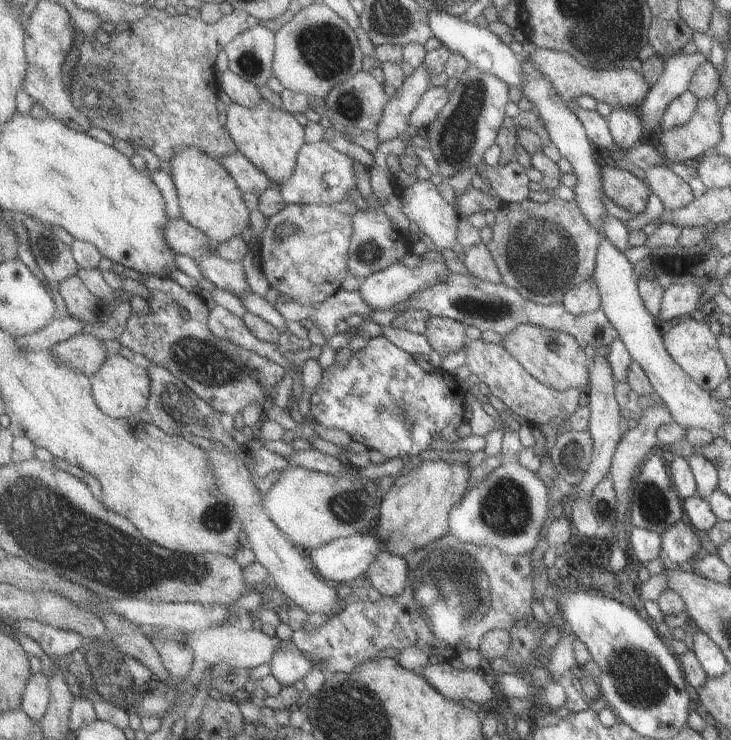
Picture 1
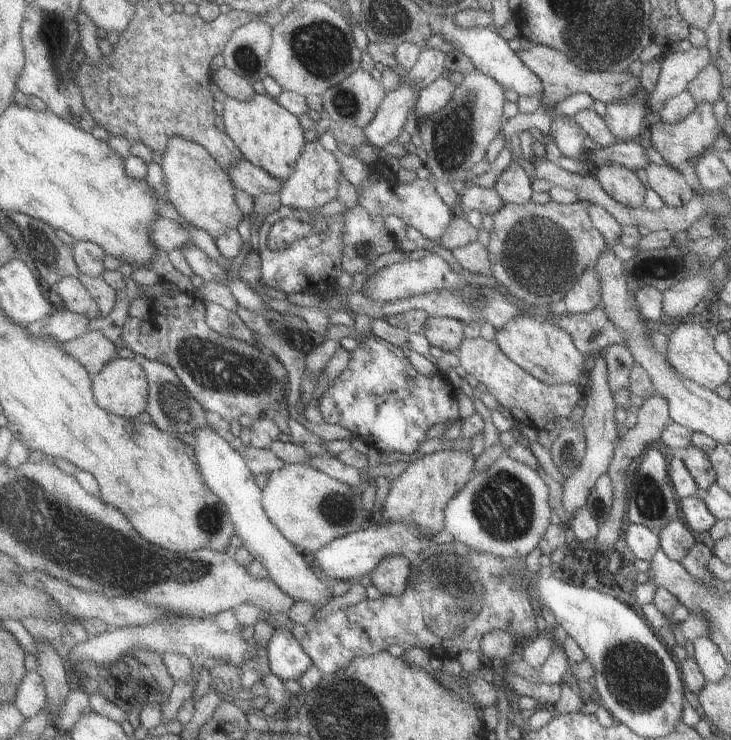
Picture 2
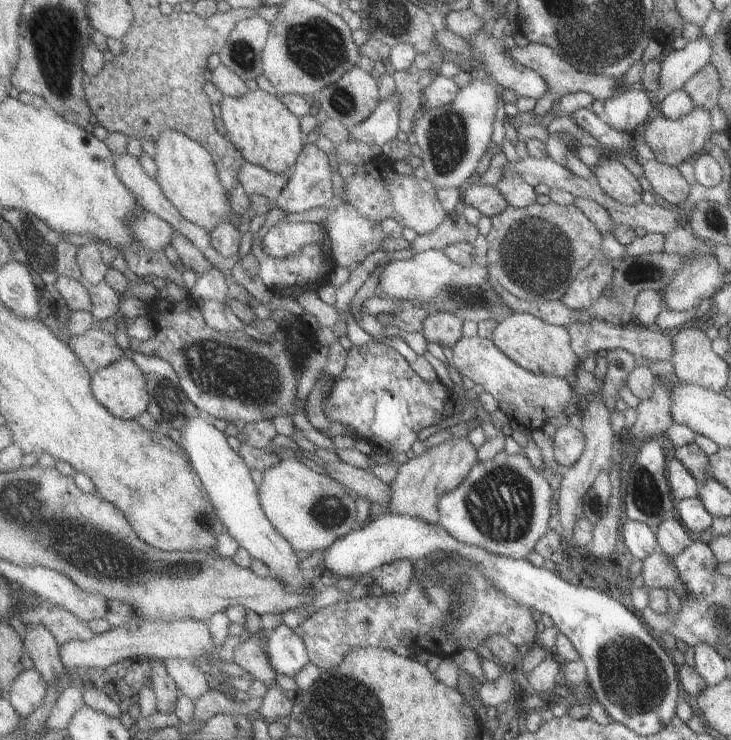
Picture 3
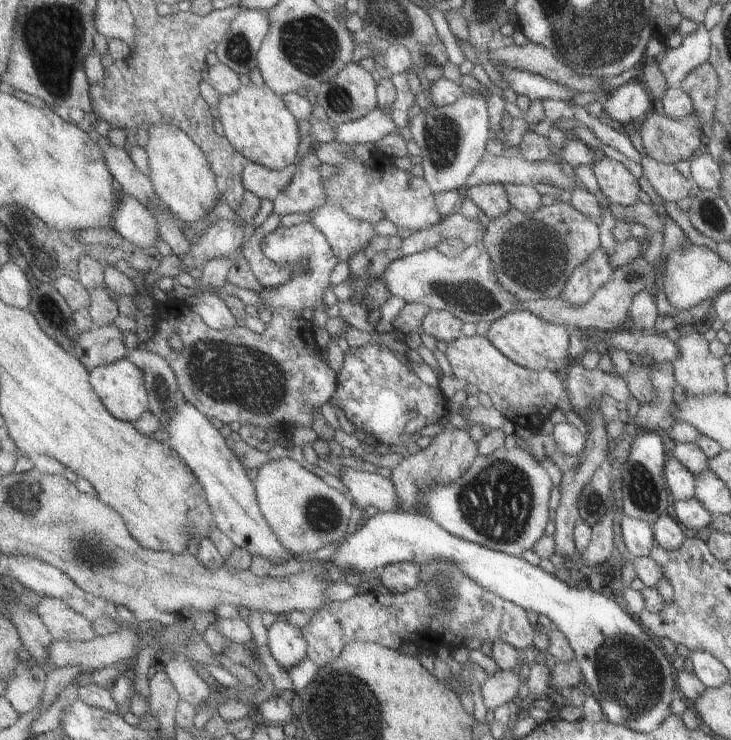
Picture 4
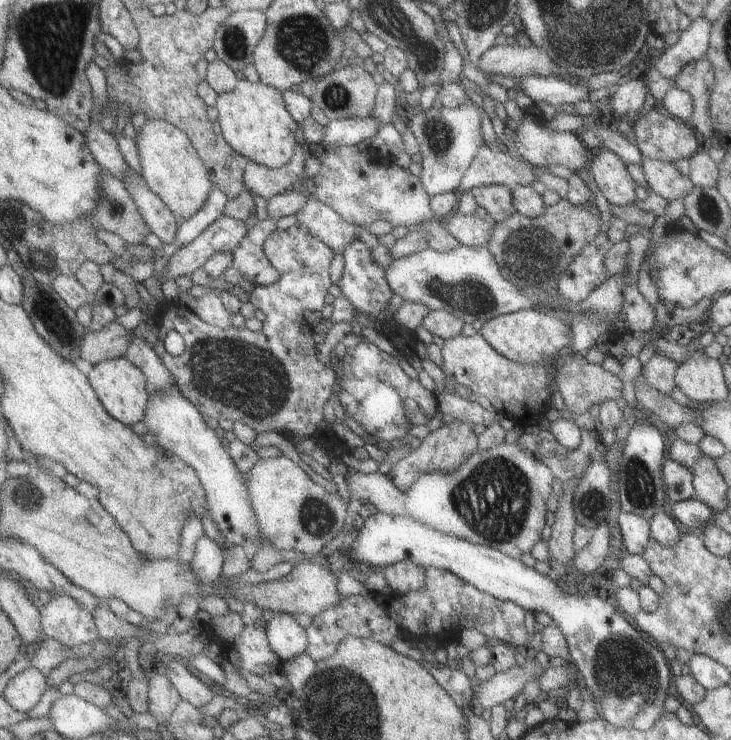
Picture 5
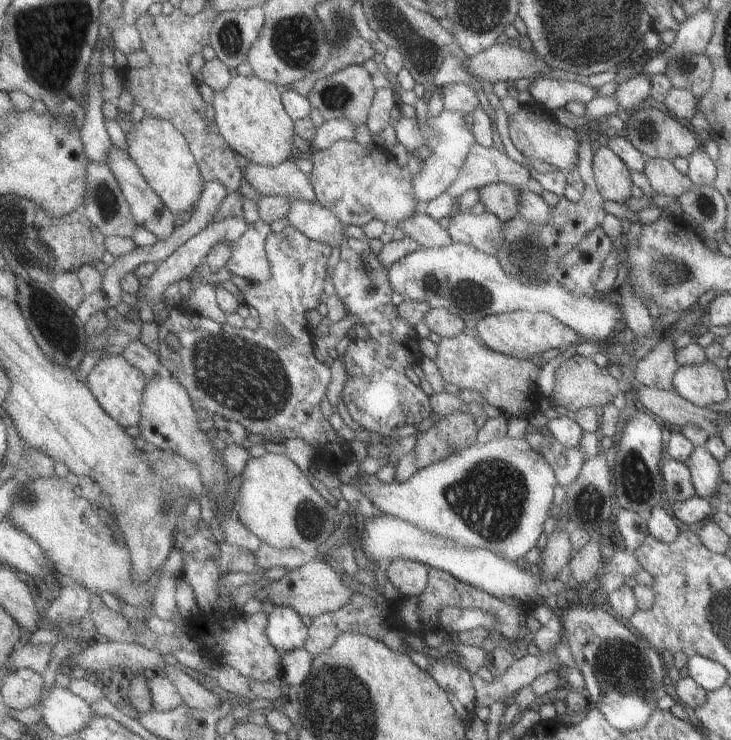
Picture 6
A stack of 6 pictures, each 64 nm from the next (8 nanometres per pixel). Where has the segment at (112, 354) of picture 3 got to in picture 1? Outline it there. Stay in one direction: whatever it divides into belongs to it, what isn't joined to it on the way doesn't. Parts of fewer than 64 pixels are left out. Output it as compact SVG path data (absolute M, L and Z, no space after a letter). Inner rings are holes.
M81 333L59 341L51 348L51 352L61 364L75 368L90 377L103 366L110 356L105 350L105 342L101 336Z

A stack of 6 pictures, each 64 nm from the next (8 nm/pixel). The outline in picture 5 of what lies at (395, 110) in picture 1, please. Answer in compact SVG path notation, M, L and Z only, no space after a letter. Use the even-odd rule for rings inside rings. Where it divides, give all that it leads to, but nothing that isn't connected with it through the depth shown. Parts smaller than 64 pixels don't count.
M373 116L369 118L348 118L329 120L325 125L325 138L322 145L327 150L336 144L355 145L370 140L385 124L379 124Z

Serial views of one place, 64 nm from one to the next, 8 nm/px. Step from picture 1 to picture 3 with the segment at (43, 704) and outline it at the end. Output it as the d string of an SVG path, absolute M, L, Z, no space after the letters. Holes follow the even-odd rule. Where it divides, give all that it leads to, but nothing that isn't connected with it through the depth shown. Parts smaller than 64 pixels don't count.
M33 666L31 669L25 669L25 672L11 684L9 692L3 696L11 701L22 717L26 718L43 704L47 689L47 682Z

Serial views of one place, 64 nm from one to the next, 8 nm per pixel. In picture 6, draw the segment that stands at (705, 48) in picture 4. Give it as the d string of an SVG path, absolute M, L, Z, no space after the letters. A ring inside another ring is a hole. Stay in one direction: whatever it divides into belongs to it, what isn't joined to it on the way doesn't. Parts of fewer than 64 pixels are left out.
M707 9L686 16L685 20L678 24L670 46L662 47L659 55L645 62L641 66L641 73L646 76L663 74L667 70L669 60L683 56L683 54L701 54L711 38L713 20L715 20L714 14Z

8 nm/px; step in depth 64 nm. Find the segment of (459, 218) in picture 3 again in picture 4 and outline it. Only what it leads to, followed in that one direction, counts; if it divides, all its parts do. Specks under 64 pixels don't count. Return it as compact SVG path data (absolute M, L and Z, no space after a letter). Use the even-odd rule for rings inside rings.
M451 212L440 221L423 230L411 231L409 237L403 239L400 251L403 255L410 255L436 246L437 234L448 239L457 239L463 244L471 245L481 239L484 229L475 220L467 220L457 212Z

